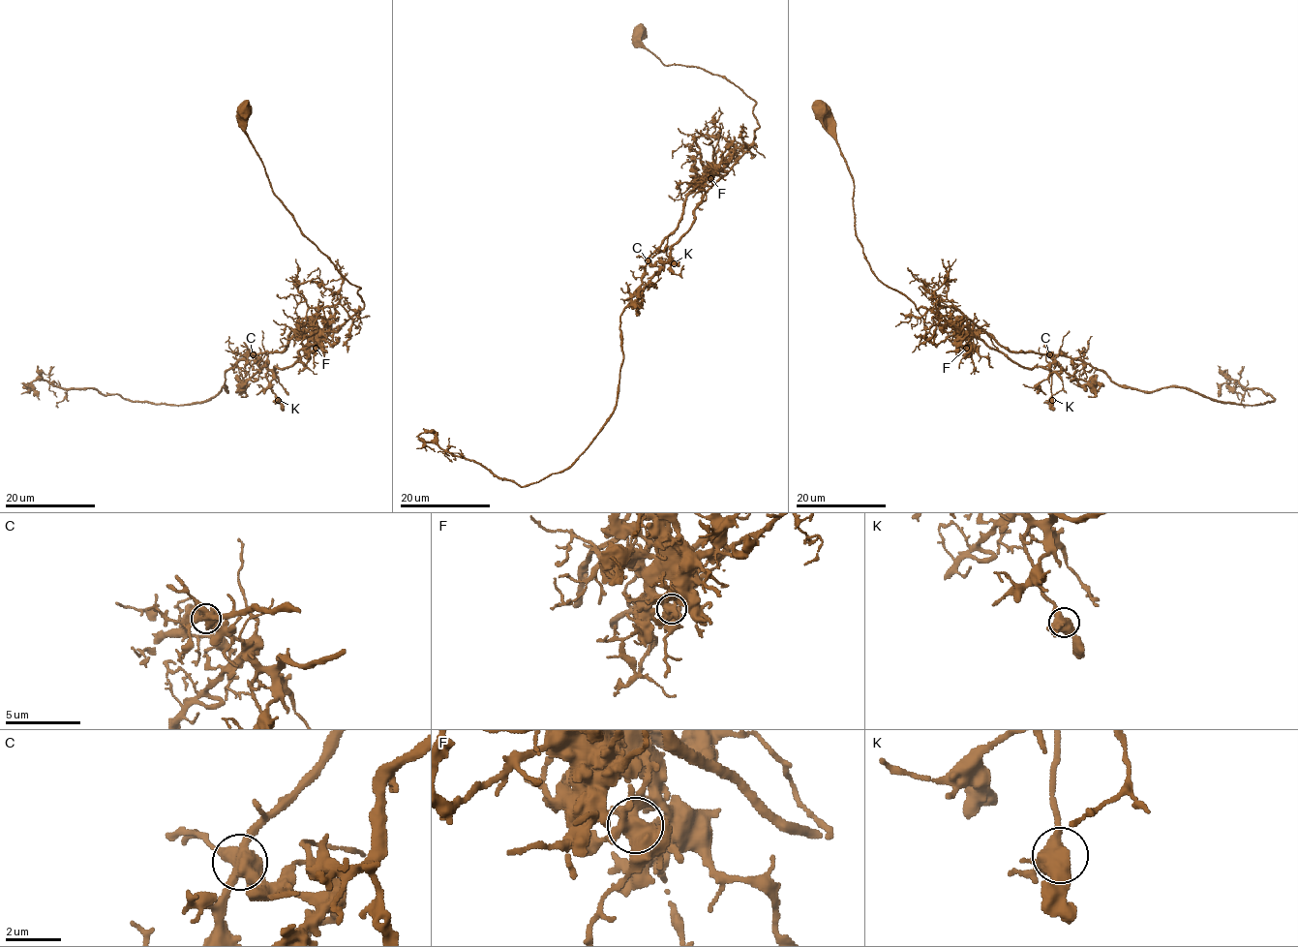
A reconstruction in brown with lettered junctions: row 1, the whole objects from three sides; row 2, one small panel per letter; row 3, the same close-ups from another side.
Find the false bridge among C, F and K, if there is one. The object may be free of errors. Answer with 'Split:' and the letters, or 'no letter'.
Split: C

